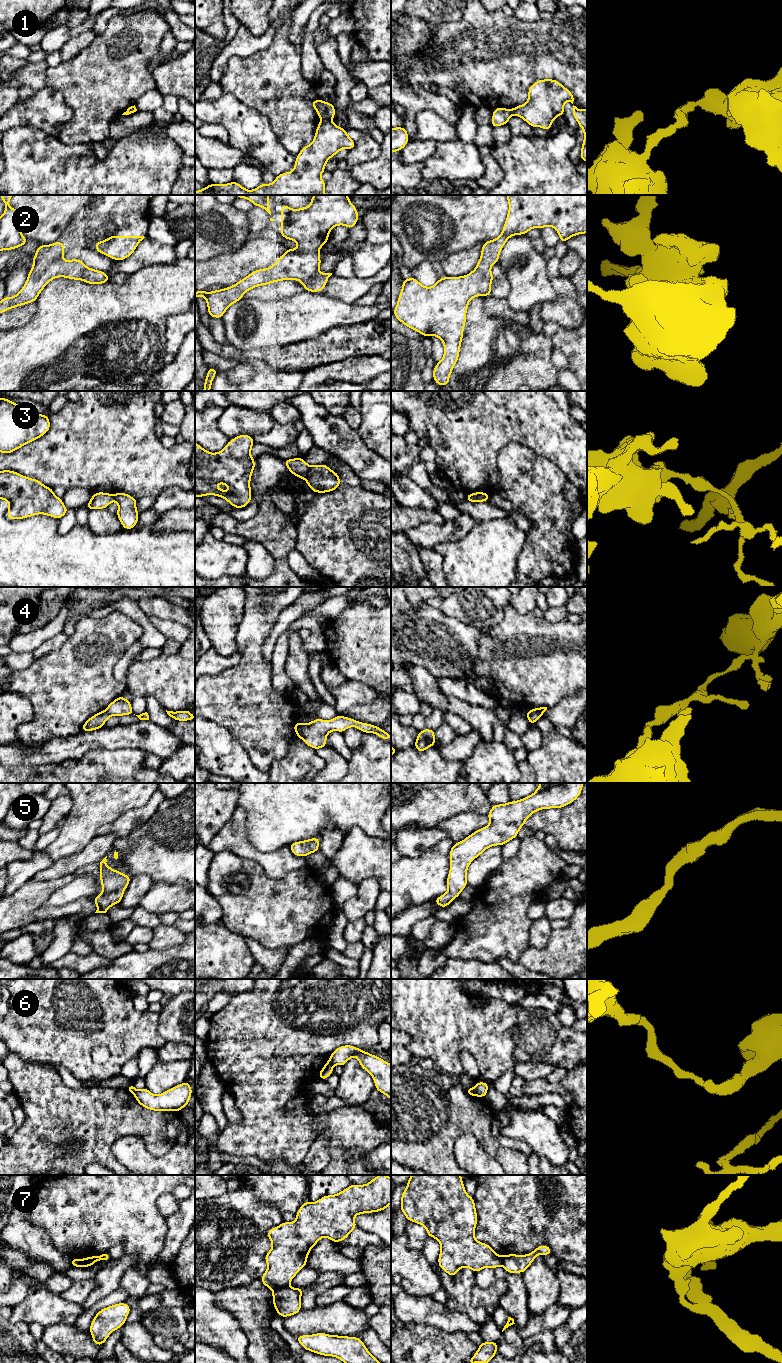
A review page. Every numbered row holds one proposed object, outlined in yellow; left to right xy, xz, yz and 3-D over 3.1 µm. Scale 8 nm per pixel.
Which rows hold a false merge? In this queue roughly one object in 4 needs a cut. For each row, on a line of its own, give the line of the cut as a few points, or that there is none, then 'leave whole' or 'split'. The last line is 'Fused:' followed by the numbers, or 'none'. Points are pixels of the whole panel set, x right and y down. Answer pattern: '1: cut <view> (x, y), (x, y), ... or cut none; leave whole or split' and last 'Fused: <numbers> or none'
1: cut xz (330, 118), (322, 121); split
2: cut none; leave whole
3: cut xz (311, 466), (304, 478); split
4: cut yz (529, 710), (542, 714); split
5: cut none; leave whole
6: cut yz (472, 1088), (476, 1095); split
7: cut xz (287, 1285), (273, 1290); split
Fused: 1, 3, 4, 6, 7

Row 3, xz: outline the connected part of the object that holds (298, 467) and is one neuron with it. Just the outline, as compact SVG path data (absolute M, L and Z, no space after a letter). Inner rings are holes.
M297 457L294 459L286 459L283 460L289 472L291 472L294 476L305 479L310 470L310 465L306 463L303 458Z

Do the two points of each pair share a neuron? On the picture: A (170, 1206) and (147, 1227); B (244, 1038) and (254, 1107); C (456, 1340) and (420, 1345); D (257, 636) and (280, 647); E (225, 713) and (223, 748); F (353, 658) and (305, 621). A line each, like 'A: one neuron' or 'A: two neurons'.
A: two neurons
B: one neuron
C: one neuron
D: two neurons
E: two neurons
F: two neurons

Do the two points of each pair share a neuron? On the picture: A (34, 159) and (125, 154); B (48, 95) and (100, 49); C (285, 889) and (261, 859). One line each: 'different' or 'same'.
A: same
B: different
C: different

